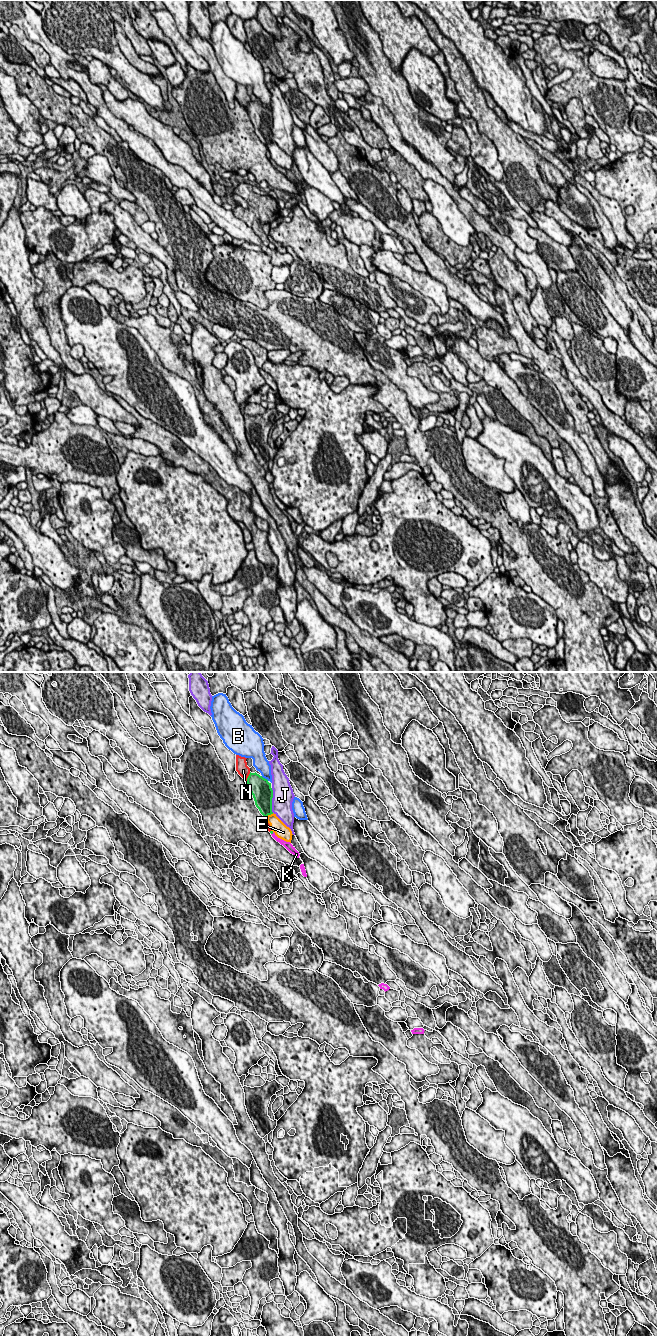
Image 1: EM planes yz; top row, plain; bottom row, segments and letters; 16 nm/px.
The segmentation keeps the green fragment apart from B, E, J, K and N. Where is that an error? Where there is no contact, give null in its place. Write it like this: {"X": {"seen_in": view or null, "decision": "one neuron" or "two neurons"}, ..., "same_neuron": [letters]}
{"B": {"seen_in": "yz", "decision": "two neurons"}, "E": {"seen_in": "yz", "decision": "two neurons"}, "J": {"seen_in": "yz", "decision": "two neurons"}, "K": {"seen_in": "yz", "decision": "one neuron"}, "N": {"seen_in": "yz", "decision": "two neurons"}, "same_neuron": ["K"]}

